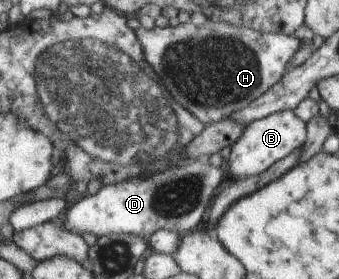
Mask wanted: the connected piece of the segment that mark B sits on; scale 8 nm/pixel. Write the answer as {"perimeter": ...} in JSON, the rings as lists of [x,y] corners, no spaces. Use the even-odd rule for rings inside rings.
{"perimeter":[[[281,110],[255,120],[242,131],[241,137],[231,146],[225,166],[234,179],[256,176],[267,171],[276,161],[302,148],[307,141],[307,124],[295,115],[294,110]]]}

